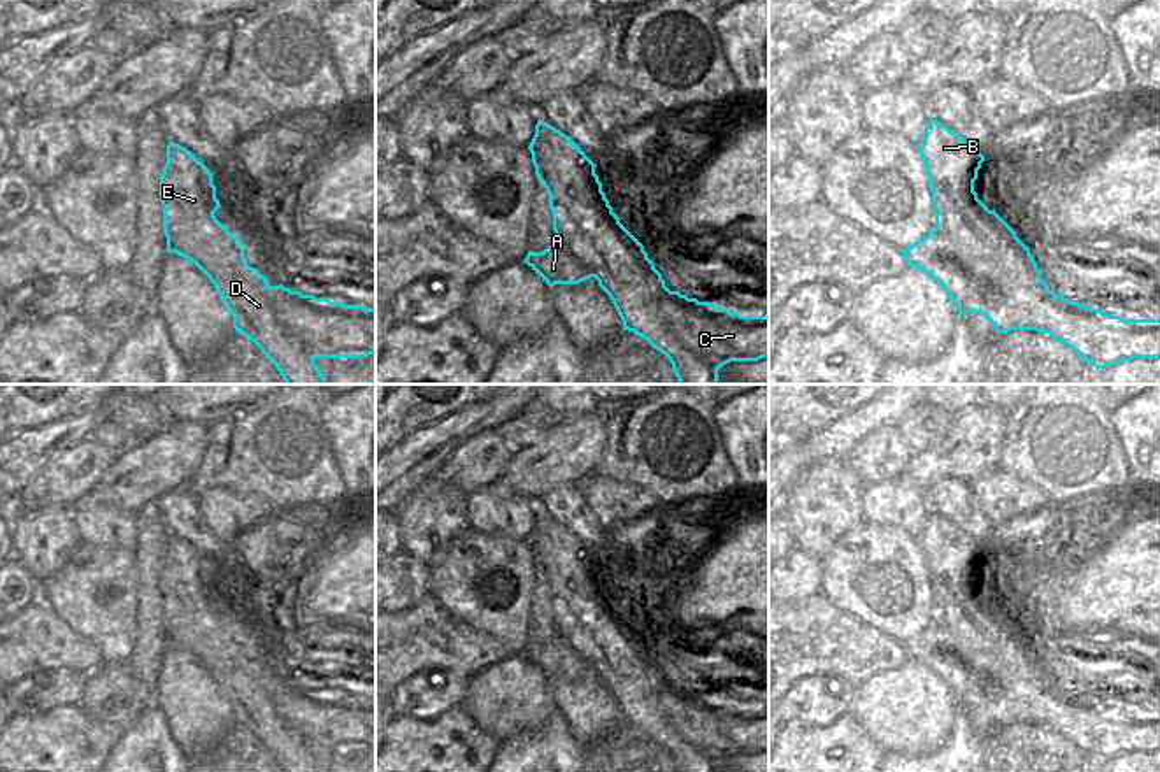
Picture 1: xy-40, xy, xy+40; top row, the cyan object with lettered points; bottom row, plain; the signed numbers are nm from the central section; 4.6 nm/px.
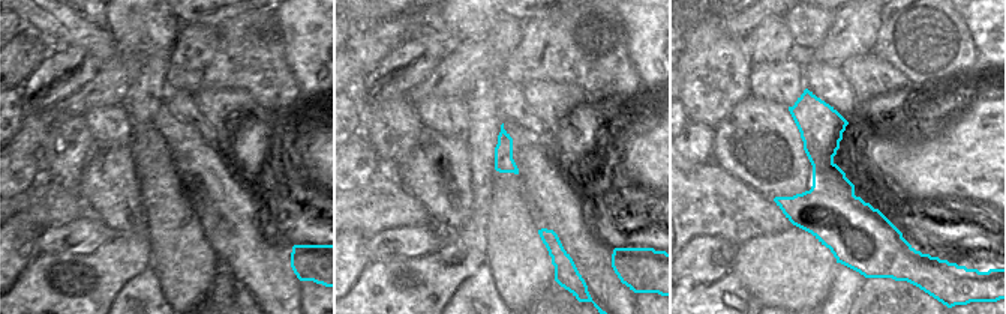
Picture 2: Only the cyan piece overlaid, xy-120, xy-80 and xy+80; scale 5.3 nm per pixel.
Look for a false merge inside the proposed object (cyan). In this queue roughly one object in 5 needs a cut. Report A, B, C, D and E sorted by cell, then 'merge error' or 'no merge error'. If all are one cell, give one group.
A C / B D E; merge error

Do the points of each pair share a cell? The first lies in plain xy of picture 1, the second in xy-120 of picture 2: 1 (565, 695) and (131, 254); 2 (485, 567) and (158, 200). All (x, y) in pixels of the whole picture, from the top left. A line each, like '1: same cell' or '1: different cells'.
1: different cells
2: different cells

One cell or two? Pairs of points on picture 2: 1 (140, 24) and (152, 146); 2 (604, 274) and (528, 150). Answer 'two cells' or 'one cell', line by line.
1: two cells
2: one cell

